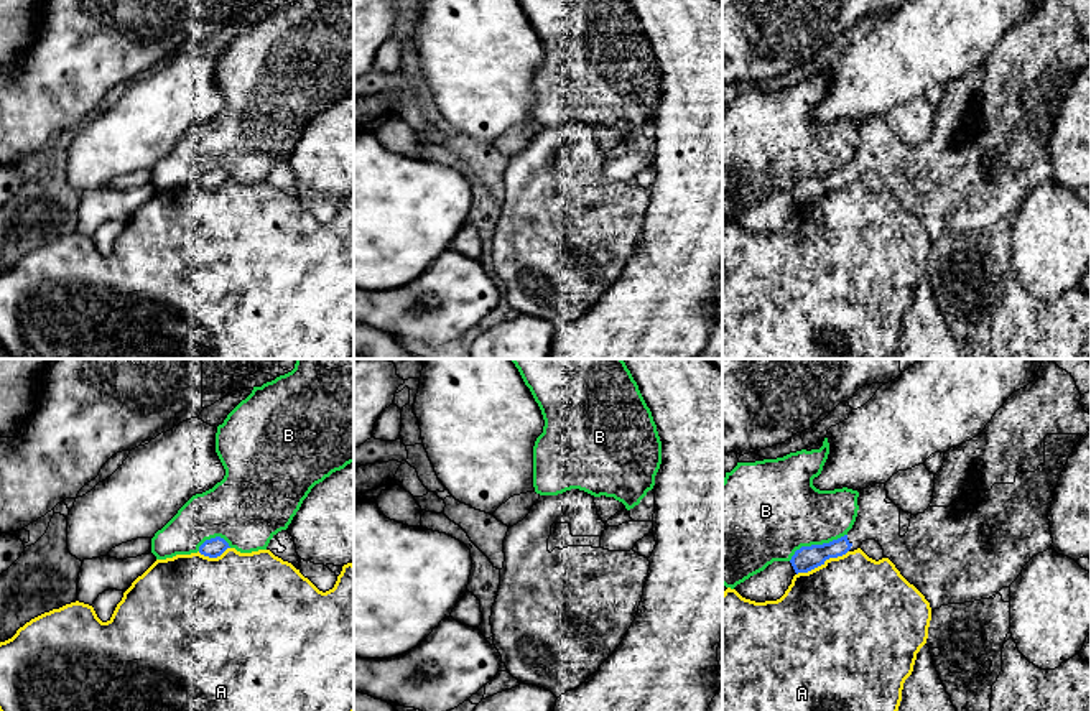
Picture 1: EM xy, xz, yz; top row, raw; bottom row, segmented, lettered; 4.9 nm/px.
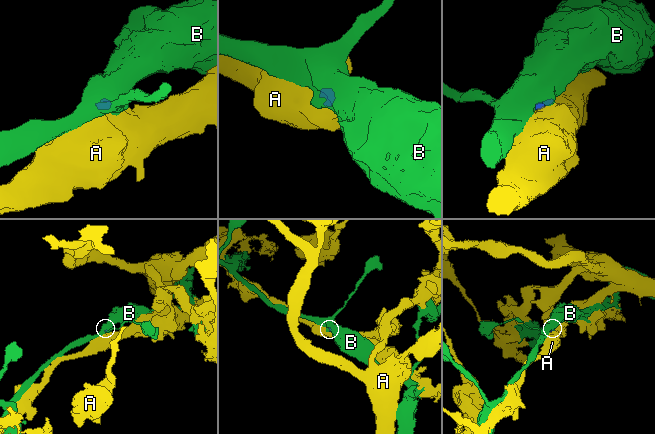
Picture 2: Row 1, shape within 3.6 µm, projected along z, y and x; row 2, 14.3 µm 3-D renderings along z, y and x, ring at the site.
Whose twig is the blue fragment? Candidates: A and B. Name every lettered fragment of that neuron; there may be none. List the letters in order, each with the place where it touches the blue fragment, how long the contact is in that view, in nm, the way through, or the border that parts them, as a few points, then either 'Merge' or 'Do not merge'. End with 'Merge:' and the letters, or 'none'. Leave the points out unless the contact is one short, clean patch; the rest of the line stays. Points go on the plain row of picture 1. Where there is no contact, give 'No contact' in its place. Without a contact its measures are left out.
A: Touches blue at yz (821, 195). Shared border 280 nm. Do not merge
B: Touches blue at yz (817, 176). Shared border 320 nm. Do not merge
Merge: none

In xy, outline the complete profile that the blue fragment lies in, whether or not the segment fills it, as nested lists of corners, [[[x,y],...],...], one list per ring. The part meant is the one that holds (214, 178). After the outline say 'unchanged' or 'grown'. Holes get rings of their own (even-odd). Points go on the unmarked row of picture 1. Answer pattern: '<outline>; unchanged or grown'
[[[216,168],[216,170],[211,170],[211,171],[206,171],[201,178],[199,178],[199,184],[204,186],[204,188],[209,188],[209,189],[217,189],[221,188],[229,178],[229,174],[221,170],[221,168]]]; unchanged

